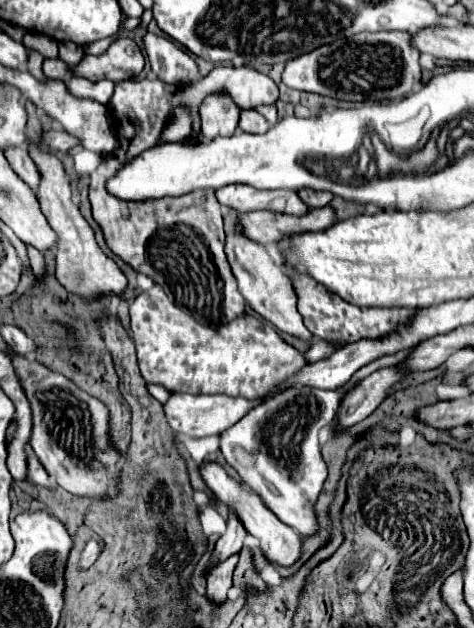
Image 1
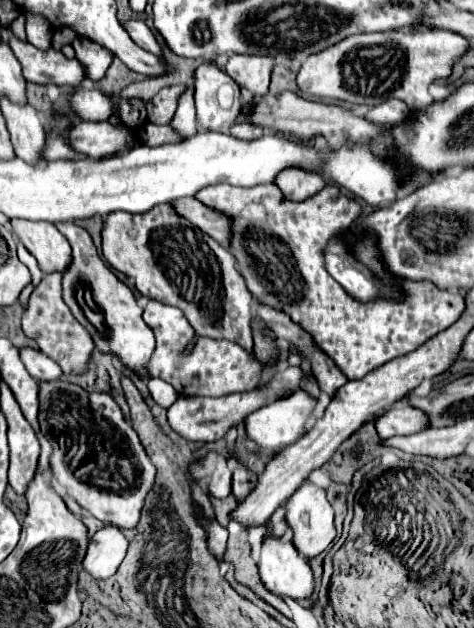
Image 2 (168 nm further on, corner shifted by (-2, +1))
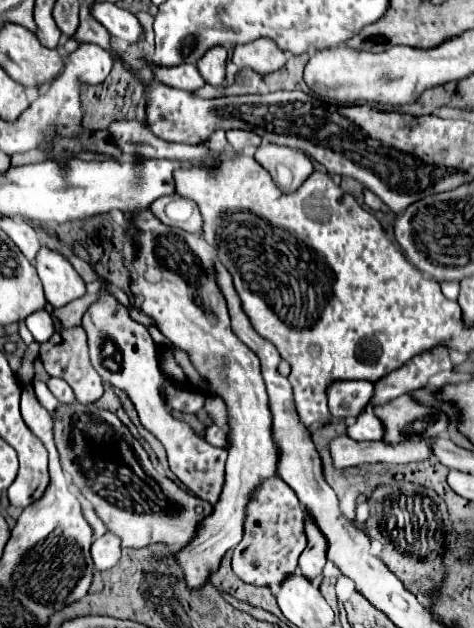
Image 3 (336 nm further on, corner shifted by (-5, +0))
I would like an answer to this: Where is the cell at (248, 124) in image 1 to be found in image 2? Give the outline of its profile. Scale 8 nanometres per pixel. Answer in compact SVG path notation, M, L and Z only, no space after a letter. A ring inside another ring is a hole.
M236 122L232 128L230 128L230 134L234 138L240 138L240 140L256 140L262 136L262 128L260 126L252 126L252 124L244 124L244 122Z

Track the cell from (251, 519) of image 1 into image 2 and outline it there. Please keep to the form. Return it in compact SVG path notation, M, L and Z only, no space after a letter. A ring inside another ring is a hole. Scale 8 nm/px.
M268 538L260 548L258 570L264 586L278 598L306 600L314 592L314 578L308 562L296 554L286 538Z

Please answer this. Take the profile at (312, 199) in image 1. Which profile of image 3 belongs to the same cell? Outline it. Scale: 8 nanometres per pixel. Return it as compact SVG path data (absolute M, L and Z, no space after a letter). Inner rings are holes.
M261 145L255 159L271 173L273 181L281 191L297 191L307 175L313 175L313 163L303 151L295 151L279 145Z

